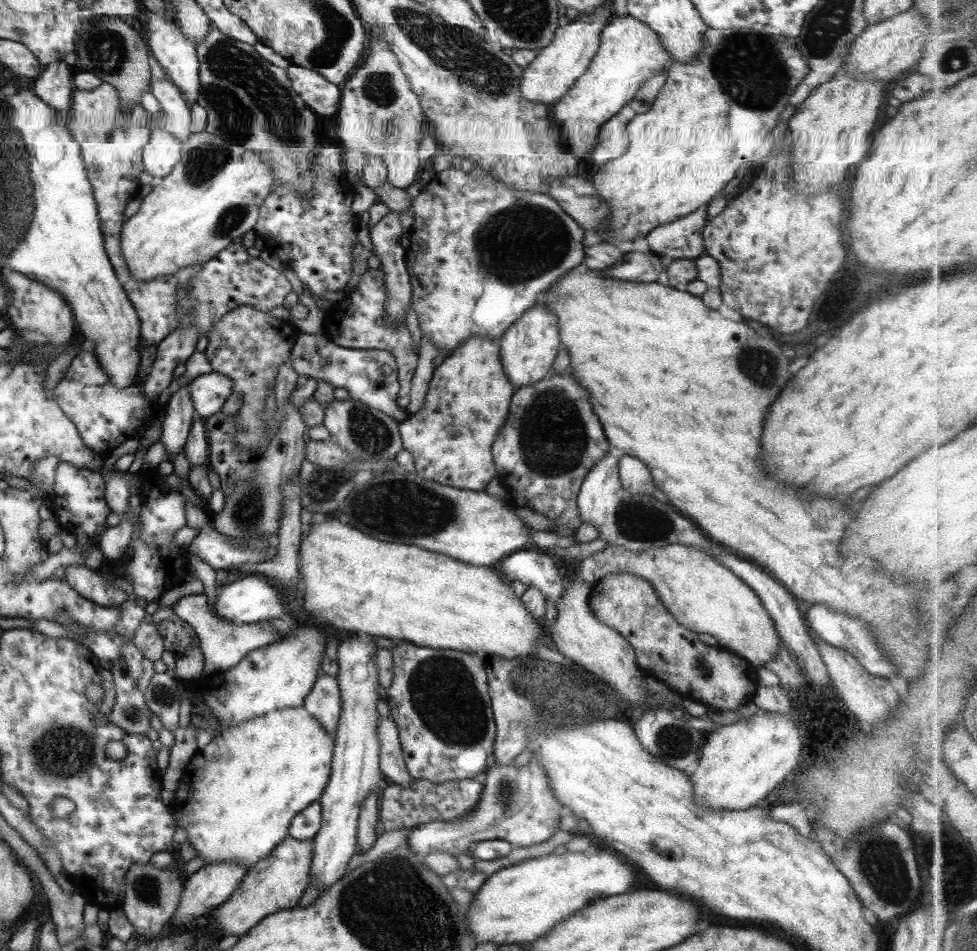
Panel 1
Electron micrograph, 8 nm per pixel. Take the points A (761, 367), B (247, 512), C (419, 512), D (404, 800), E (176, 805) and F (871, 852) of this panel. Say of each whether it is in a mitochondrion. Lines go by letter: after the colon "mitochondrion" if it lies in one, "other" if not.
A: mitochondrion
B: mitochondrion
C: mitochondrion
D: other
E: other
F: mitochondrion

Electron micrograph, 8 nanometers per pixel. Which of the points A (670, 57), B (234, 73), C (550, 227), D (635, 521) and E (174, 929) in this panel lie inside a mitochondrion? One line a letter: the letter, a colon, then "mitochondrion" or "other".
A: other
B: mitochondrion
C: mitochondrion
D: mitochondrion
E: other

